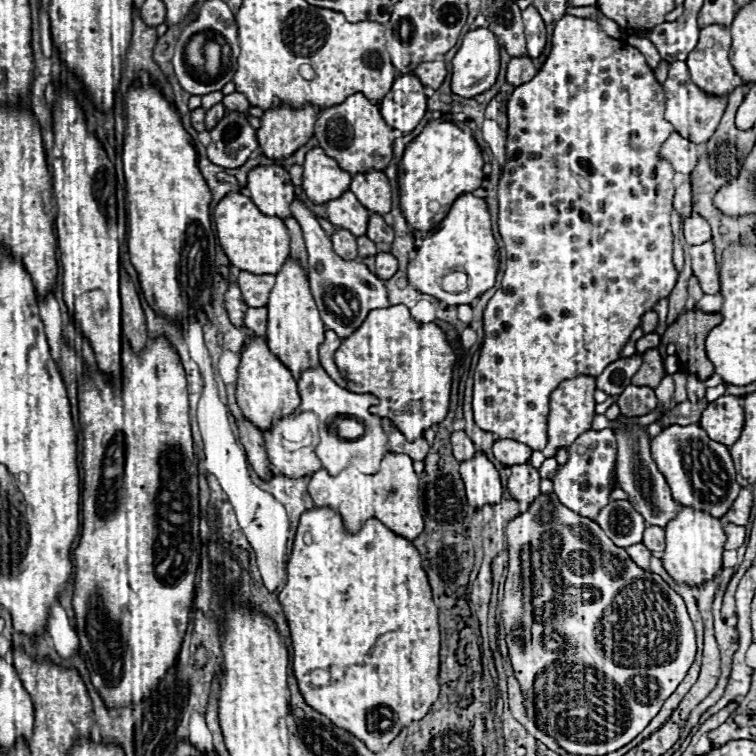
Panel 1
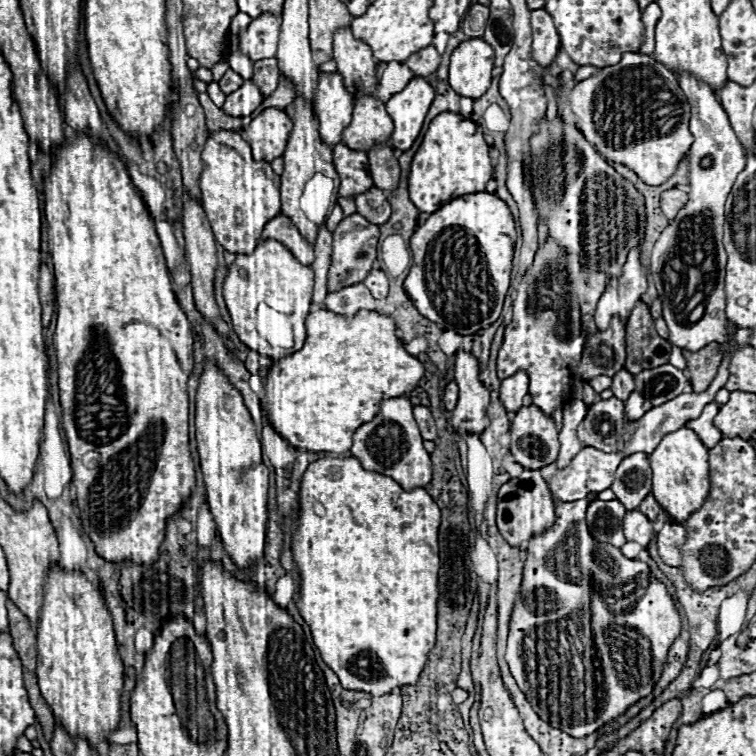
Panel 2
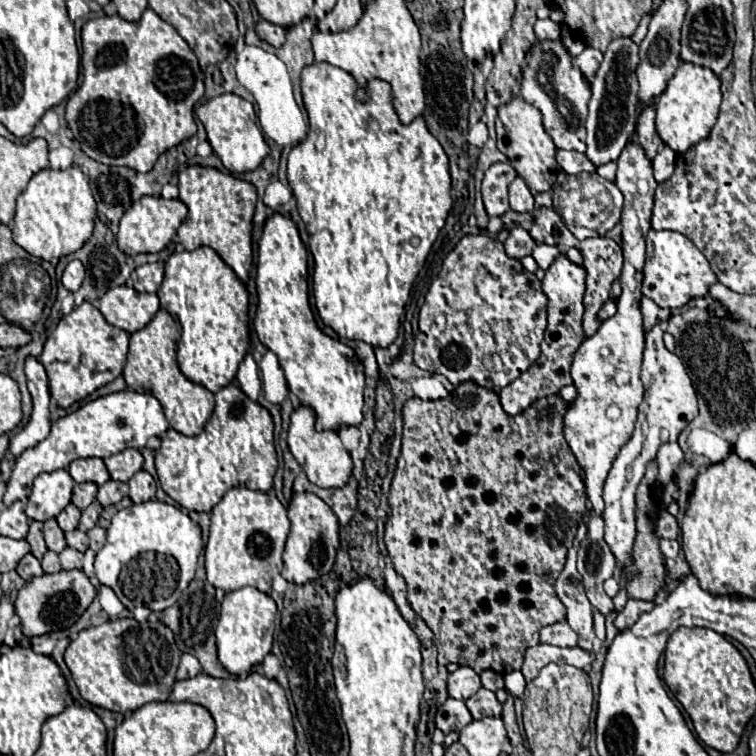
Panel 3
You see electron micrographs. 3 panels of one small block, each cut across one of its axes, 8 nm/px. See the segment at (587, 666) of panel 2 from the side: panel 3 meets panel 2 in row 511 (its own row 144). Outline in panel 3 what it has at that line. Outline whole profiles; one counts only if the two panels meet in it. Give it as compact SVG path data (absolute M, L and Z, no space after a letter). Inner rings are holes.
M544 40L540 46L536 46L532 60L522 72L522 86L520 86L520 96L534 104L542 116L544 116L544 128L554 140L556 148L564 150L578 150L586 152L586 110L588 110L588 100L590 100L590 88L586 82L582 82L582 76L578 70L570 66L572 56L566 52L564 44Z

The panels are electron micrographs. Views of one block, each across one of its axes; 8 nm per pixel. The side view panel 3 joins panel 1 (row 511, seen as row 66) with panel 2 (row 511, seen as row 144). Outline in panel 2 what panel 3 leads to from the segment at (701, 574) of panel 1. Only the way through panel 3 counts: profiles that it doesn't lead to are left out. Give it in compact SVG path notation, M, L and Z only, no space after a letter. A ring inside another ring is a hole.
M678 428L670 434L666 434L656 450L650 454L650 466L652 466L652 494L656 496L658 504L676 520L686 522L686 518L696 512L704 498L708 496L710 480L708 480L708 450L704 452L704 444L698 438L698 434L692 428Z

